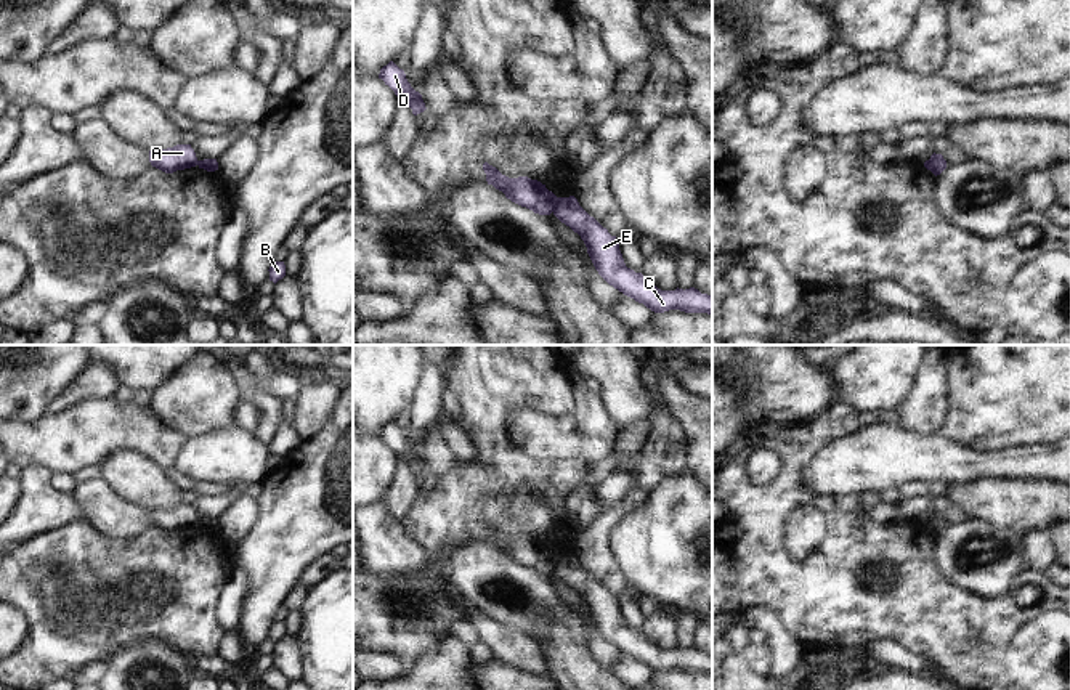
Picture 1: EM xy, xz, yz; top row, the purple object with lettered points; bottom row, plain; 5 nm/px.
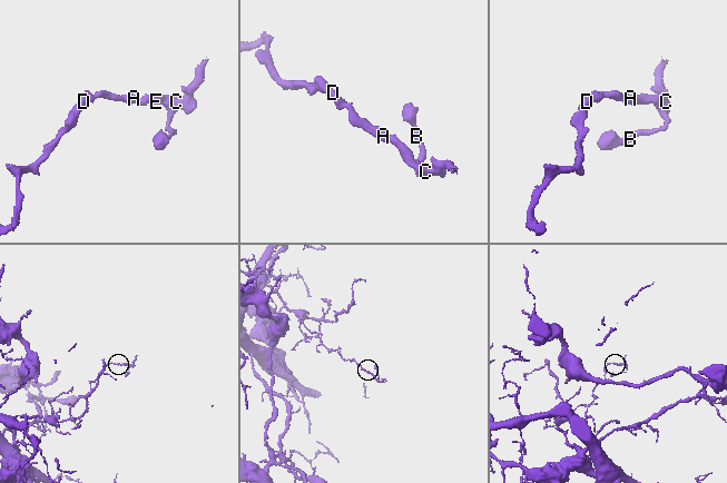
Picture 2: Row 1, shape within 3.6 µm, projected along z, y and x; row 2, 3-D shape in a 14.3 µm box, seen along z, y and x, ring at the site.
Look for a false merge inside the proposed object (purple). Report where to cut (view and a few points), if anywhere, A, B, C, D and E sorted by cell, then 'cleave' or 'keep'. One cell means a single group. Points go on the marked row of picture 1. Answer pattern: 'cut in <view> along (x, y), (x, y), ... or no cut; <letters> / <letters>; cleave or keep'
cut in xz along (559, 198), (552, 211); A D / B C E; cleave

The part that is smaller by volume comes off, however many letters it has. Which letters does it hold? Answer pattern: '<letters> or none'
B, C, E

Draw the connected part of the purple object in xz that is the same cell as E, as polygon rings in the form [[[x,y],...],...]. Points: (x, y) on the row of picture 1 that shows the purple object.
[[[574,196],[558,197],[553,215],[581,236],[598,274],[624,295],[643,303],[655,313],[680,310],[685,313],[712,313],[712,297],[698,289],[661,290],[642,273],[627,268],[616,236],[611,236],[590,217]]]

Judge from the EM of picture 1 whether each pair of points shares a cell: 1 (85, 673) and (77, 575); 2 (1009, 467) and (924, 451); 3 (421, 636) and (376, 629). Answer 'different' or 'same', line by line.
1: different
2: same
3: same

